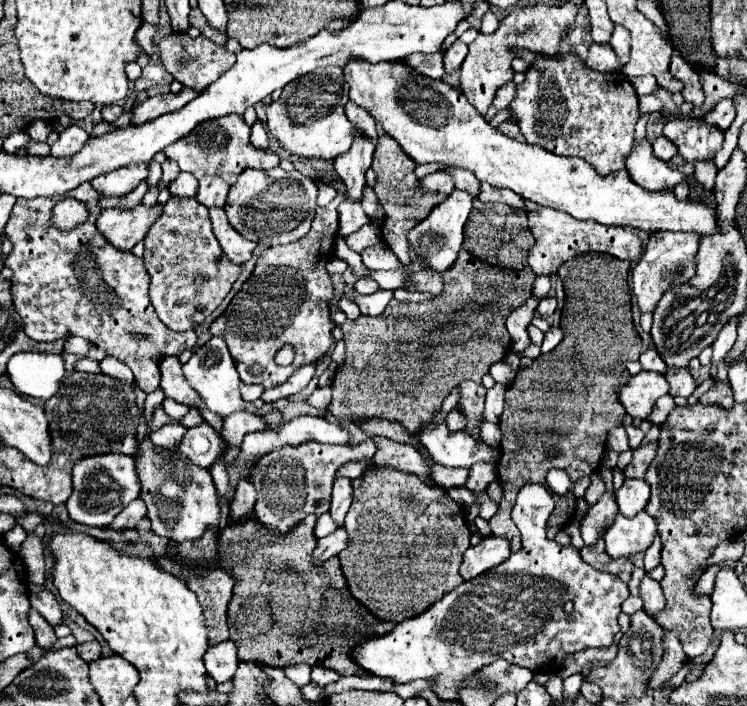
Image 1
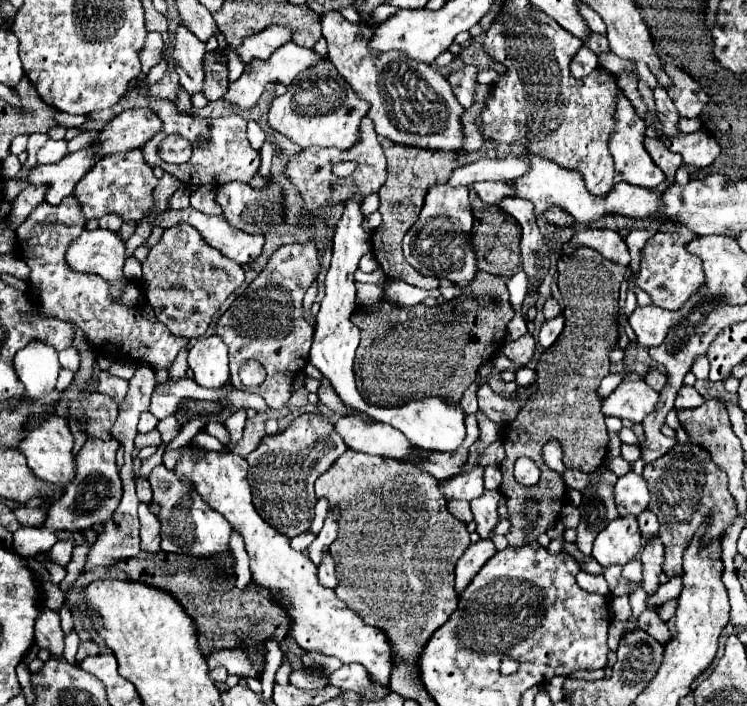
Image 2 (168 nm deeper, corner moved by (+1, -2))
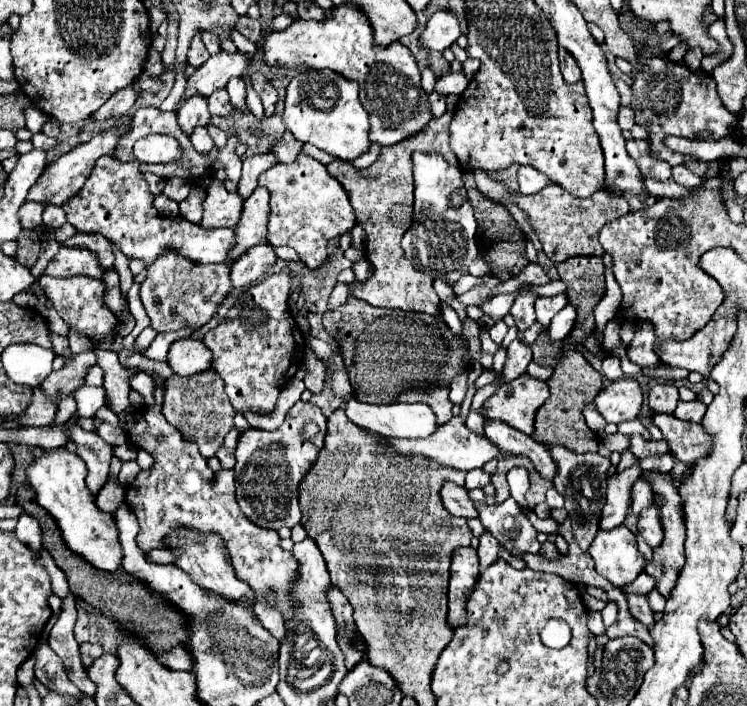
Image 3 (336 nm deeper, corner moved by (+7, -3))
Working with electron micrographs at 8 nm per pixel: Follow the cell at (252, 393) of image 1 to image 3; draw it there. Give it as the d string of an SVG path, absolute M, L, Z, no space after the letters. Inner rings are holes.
M139 372L139 374L131 380L131 388L137 390L137 392L143 396L145 406L153 406L153 404L155 404L155 390L157 390L157 386L155 386L155 380L153 380L151 374Z

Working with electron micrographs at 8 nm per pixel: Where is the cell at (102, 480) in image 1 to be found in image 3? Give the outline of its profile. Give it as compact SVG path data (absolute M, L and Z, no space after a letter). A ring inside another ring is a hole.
M77 424L69 428L69 440L75 442L77 454L87 464L87 488L93 496L97 496L97 492L109 478L111 446L97 432L85 432Z

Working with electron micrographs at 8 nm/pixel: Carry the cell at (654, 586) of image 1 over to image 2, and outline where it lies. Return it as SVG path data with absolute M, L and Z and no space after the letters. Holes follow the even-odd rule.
M657 537L649 539L643 547L641 553L641 561L643 561L643 589L653 595L659 587L659 573L663 571L663 555L665 555L665 547Z

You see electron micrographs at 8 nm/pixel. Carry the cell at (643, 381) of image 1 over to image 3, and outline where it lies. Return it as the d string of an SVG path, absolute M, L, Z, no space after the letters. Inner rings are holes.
M621 378L603 388L597 394L595 404L607 422L619 424L639 416L643 406L643 392L633 378Z

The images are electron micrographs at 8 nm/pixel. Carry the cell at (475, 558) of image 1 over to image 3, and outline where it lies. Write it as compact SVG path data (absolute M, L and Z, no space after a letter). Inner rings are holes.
M457 548L451 562L451 582L449 582L449 622L453 626L465 624L465 596L471 592L479 576L477 550Z

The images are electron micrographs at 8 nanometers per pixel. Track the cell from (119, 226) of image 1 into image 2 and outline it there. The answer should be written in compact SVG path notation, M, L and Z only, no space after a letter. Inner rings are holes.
M107 229L83 231L83 235L67 249L65 259L67 265L79 273L93 273L103 277L107 283L111 283L111 295L119 299L127 279L123 275L125 243L117 233Z

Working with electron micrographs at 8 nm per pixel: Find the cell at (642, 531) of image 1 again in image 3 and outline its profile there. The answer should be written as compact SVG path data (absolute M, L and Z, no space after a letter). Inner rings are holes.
M627 526L599 530L595 536L595 568L615 586L633 582L643 570L635 534Z

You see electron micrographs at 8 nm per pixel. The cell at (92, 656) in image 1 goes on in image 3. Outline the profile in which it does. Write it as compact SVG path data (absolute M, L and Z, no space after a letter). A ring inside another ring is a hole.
M85 642L81 644L81 660L83 660L83 666L87 668L97 656L103 654L103 648L99 644L93 644L93 642Z

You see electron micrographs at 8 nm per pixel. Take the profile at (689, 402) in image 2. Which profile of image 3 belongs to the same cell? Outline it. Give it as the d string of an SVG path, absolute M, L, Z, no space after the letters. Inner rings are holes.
M679 400L677 402L677 408L675 408L675 416L681 418L681 420L689 420L689 422L701 422L703 416L705 416L705 404L701 400L693 400L693 402L683 402Z

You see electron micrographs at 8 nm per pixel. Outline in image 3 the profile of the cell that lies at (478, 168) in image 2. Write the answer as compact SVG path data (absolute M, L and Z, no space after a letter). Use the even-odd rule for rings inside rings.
M519 166L517 180L521 184L521 192L525 194L539 192L541 188L545 188L545 184L551 184L551 180L547 180L541 172L533 170L533 166Z

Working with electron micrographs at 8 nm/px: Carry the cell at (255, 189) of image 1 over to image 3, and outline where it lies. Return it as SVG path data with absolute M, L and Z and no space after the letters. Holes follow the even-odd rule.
M209 194L203 202L205 228L237 228L241 218L241 198L237 194Z

